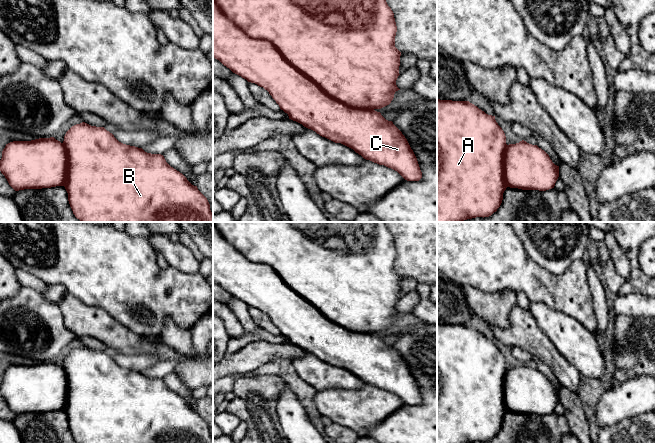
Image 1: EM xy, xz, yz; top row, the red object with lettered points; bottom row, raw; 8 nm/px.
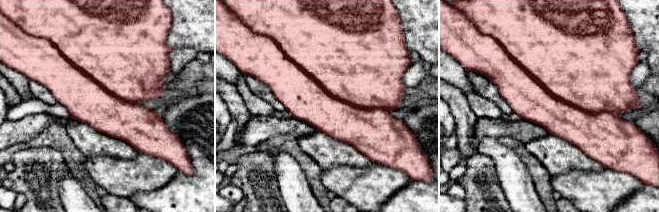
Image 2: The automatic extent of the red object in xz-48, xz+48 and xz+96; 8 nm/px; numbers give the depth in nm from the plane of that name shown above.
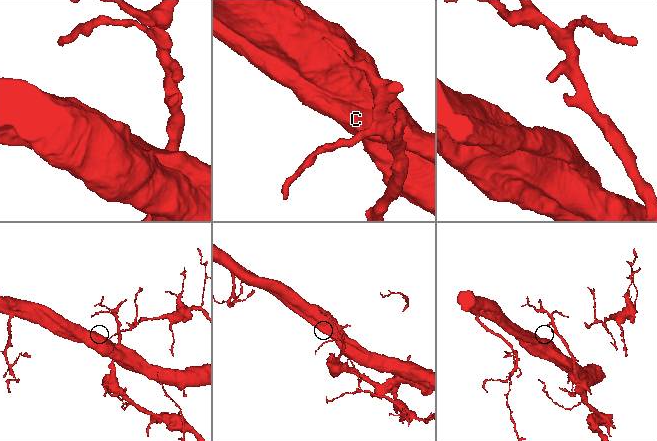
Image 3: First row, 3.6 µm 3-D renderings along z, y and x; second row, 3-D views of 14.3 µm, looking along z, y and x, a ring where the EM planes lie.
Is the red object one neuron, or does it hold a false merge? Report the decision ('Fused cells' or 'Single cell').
Single cell

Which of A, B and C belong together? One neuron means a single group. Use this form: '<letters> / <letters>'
A B C

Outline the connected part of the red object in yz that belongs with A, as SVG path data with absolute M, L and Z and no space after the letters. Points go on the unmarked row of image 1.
M437 323L437 443L472 443L489 441L500 431L503 417L507 411L522 414L546 415L554 412L559 401L559 390L555 389L549 379L539 372L522 364L516 368L506 368L506 360L495 344L495 340L488 339L469 325L452 325Z

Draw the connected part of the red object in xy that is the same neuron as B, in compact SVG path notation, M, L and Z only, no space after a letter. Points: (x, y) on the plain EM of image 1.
M85 346L72 350L62 367L50 361L6 368L0 395L15 415L64 410L77 443L213 443L207 422L182 397L171 391L163 379L123 368L104 351Z

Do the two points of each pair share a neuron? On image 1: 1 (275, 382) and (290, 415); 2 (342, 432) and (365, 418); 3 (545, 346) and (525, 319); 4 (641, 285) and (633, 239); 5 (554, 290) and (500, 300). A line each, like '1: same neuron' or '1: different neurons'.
1: different neurons
2: different neurons
3: same neuron
4: same neuron
5: different neurons

